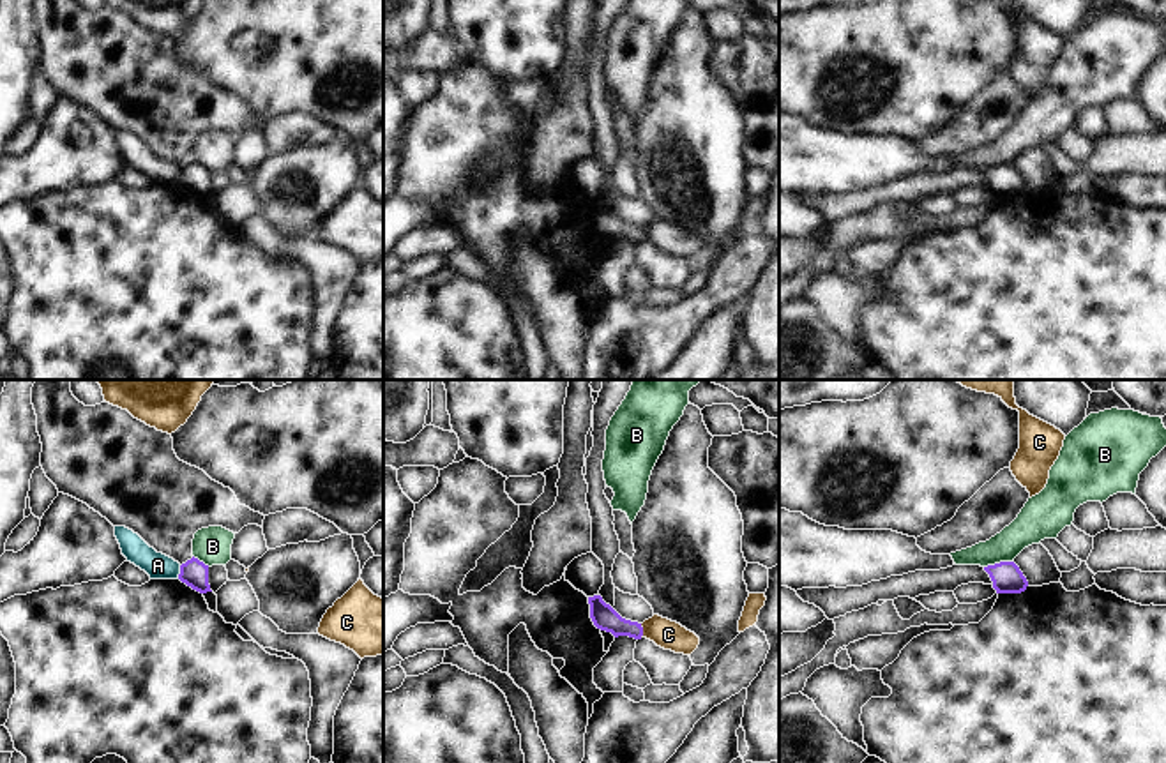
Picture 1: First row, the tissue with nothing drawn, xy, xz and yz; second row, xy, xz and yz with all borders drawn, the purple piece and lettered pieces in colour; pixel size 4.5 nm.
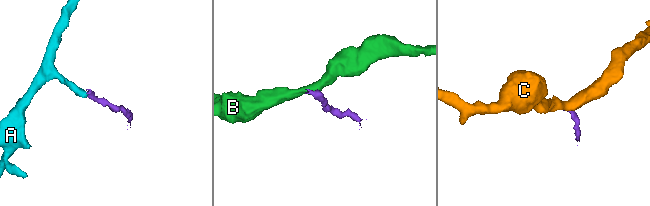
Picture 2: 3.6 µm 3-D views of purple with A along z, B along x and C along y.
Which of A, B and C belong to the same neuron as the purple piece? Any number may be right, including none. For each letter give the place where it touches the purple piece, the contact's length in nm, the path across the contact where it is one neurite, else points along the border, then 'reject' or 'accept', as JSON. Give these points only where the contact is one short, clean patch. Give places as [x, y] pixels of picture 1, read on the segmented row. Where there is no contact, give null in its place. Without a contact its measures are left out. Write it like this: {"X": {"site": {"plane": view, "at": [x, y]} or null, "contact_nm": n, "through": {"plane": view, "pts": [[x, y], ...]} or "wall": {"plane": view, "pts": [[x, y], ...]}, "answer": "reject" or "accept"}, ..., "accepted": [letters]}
{"A": {"site": {"plane": "xy", "at": [181, 573]}, "contact_nm": 70, "wall": {"plane": "xy", "pts": [[181, 566], [177, 578]]}, "answer": "reject"}, "B": {"site": {"plane": "yz", "at": [999, 564]}, "contact_nm": 140, "wall": {"plane": "yz", "pts": [[1013, 560], [984, 567]]}, "answer": "reject"}, "C": {"site": {"plane": "xz", "at": [642, 631]}, "contact_nm": 60, "wall": {"plane": "xz", "pts": [[640, 624], [642, 636]]}, "answer": "reject"}, "accepted": []}

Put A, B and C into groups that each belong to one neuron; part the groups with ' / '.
A / B / C

